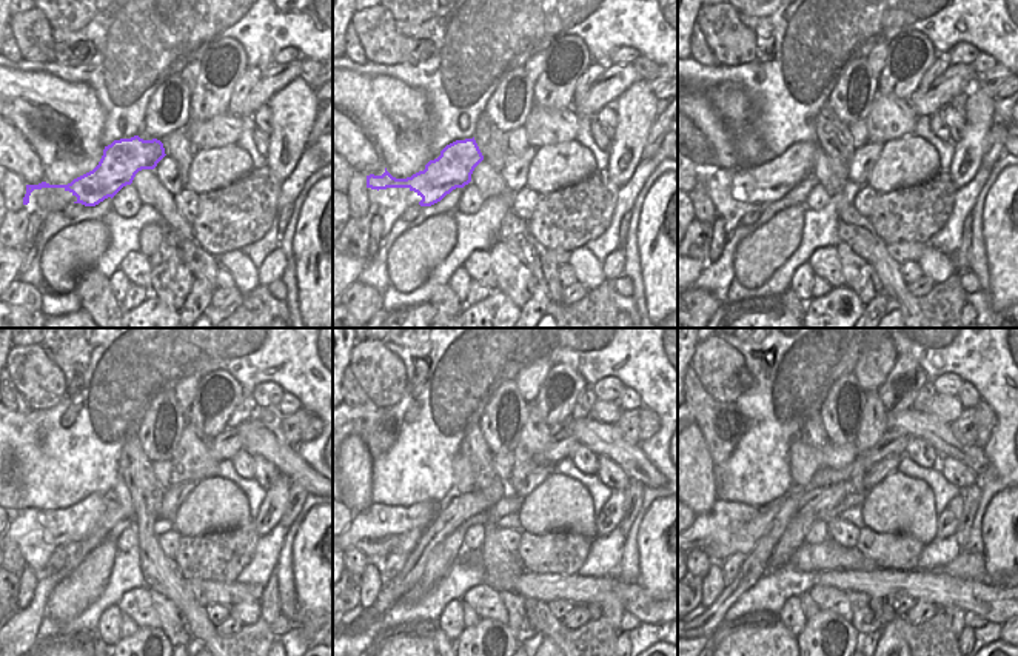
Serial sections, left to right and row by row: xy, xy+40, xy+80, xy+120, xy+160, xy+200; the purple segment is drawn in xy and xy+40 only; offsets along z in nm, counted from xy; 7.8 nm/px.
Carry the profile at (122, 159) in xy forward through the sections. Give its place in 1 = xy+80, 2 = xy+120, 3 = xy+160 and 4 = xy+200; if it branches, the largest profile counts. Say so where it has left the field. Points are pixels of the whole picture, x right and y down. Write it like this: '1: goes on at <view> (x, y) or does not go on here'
1: goes on at xy+80 (784, 174)
2: goes on at xy+120 (76, 527)
3: goes on at xy+160 (364, 524)
4: goes on at xy+200 (709, 522)

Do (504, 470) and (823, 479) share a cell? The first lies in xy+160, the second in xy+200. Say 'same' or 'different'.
different

